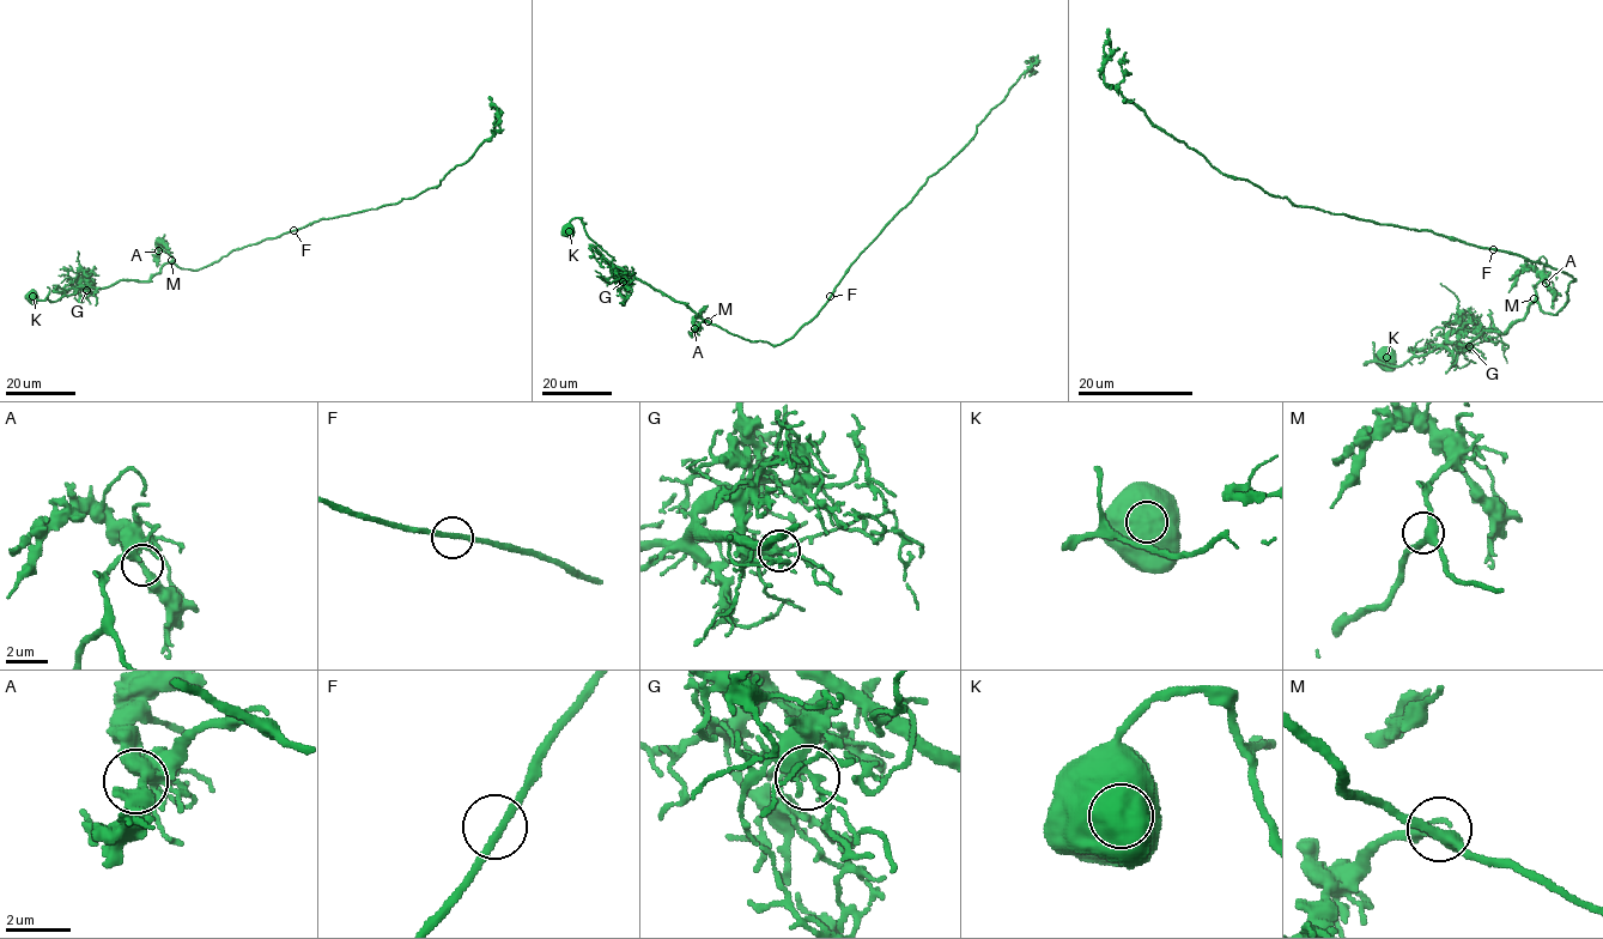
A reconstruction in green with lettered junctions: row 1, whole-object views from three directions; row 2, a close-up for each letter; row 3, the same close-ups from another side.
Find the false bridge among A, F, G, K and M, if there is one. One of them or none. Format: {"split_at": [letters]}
{"split_at": []}

